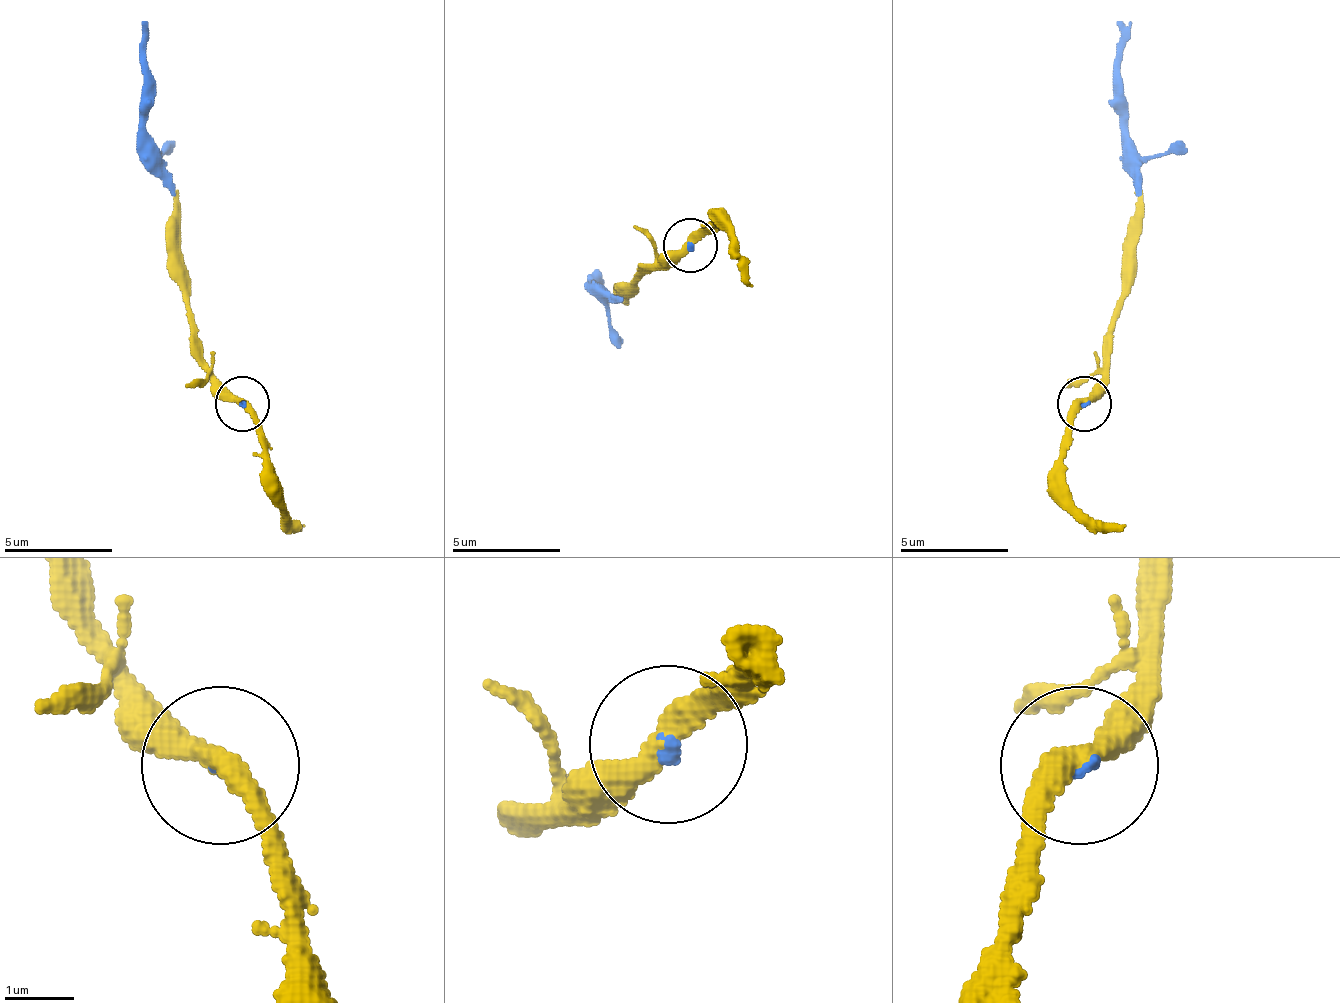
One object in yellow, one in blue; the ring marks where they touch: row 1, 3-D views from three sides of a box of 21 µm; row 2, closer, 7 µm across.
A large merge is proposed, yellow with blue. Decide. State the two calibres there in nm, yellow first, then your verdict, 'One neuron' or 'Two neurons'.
Thickness 360 nm (yellow) against 80 nm. One neuron

